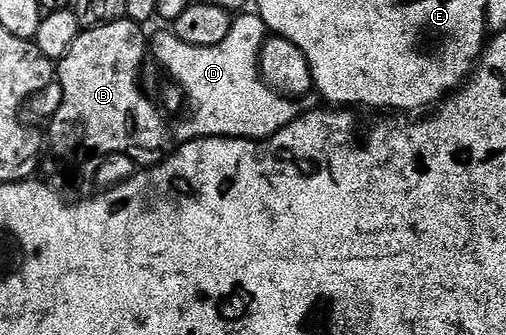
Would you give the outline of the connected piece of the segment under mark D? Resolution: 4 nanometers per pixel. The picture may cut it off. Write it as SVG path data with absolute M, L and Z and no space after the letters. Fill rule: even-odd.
M235 20L231 23L227 37L215 46L192 46L181 41L181 38L177 38L174 31L171 30L167 30L164 36L152 37L152 59L155 58L175 78L174 83L183 91L187 113L189 112L187 118L173 126L171 134L176 143L187 143L205 137L239 139L239 132L231 132L231 130L237 124L237 116L247 116L247 114L239 114L239 112L249 112L249 104L247 104L247 108L243 106L243 102L249 102L249 74L253 74L253 78L251 78L255 82L253 86L257 86L257 88L266 86L259 72L259 57L255 55L255 45L253 46L252 40L254 32L253 23L239 24L239 21Z

